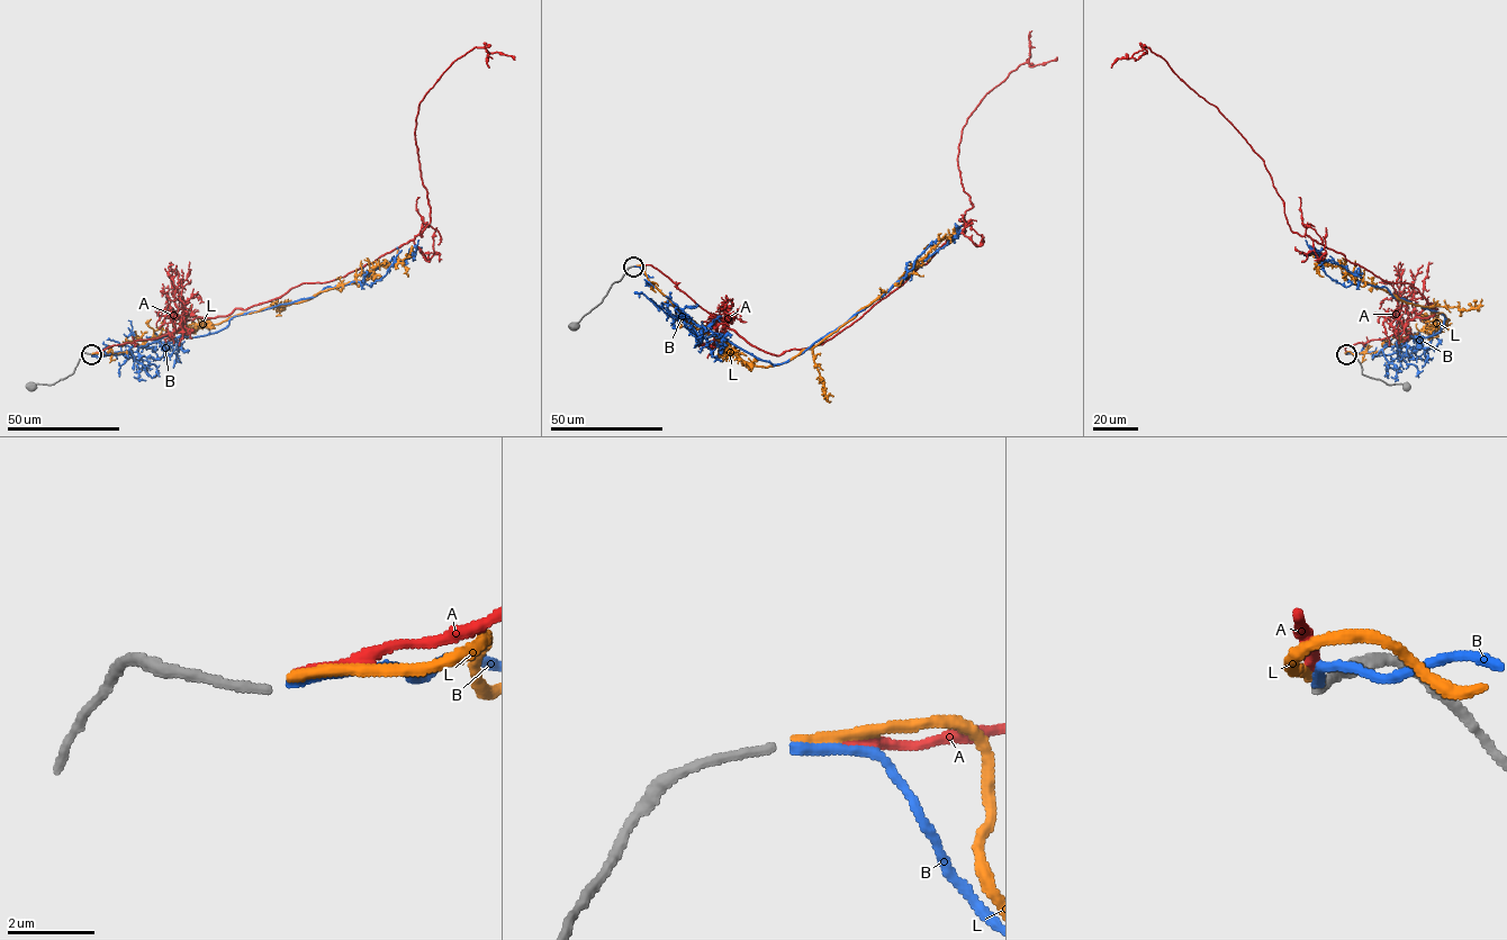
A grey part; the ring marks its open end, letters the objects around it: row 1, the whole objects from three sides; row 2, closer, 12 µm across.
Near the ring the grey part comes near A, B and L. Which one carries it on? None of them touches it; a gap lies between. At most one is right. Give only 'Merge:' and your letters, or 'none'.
Merge: none

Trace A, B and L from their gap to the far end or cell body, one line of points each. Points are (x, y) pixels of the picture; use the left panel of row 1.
A: (92, 353), (344, 277), (422, 236), (430, 206), (415, 136), (420, 104), (474, 48), (486, 50), (489, 68)
B: (92, 354), (127, 351), (164, 336), (213, 334), (233, 317), (361, 281), (381, 265), (405, 261), (418, 240)
L: (92, 353), (126, 352), (152, 337), (298, 304), (351, 283), (377, 265), (391, 265), (411, 251), (413, 254)

